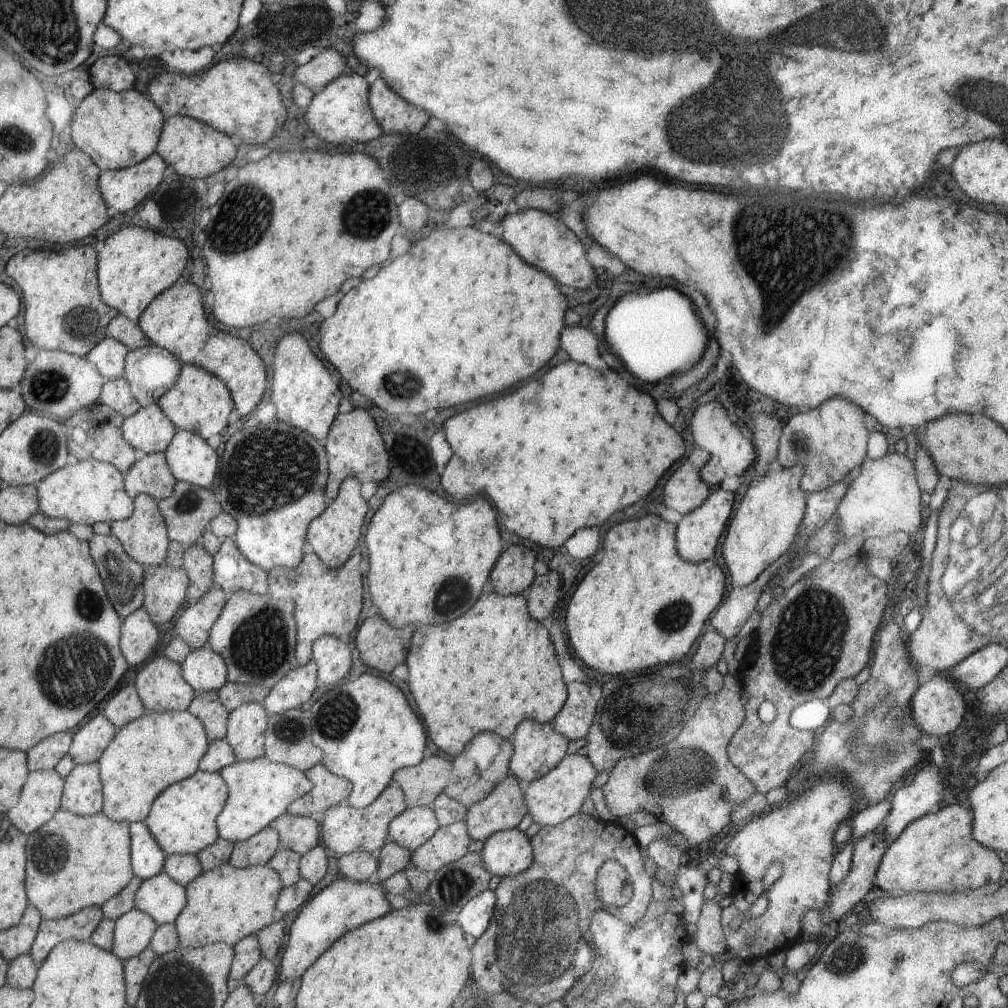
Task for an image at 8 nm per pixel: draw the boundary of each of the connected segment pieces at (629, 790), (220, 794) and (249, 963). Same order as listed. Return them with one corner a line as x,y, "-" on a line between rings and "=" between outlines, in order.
722,675
722,687
714,693
701,697
695,712
688,718
679,734
668,742
647,752
619,759
608,772
607,782
600,788
607,810
616,819
635,811
646,810
657,821
666,823
684,837
687,846
697,845
716,835
730,822
732,808
747,800
755,792
752,782
745,778
728,759
726,746
744,721
744,705
741,702
740,682
734,675
=
197,769
189,778
165,787
154,799
143,823
165,855
196,855
218,839
216,818
228,797
218,772
=
247,935
237,944
232,946
234,955
227,977
227,990
230,993
237,986
243,984
245,974
249,972
259,962
260,950
258,940
254,935

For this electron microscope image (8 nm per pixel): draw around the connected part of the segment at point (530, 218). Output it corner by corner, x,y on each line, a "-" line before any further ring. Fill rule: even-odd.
518,209
501,219
501,240
509,245
529,266
548,274
558,284
585,290
595,278
594,268
586,261
586,245
565,227
561,220
547,211

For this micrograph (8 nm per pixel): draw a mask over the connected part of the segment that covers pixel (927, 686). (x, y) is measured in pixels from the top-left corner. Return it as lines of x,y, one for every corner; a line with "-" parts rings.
948,673
934,675
910,698
910,715
918,730
936,737
953,732
965,714
961,692

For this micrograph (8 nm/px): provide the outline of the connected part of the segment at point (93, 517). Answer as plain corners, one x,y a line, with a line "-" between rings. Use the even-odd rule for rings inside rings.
95,459
77,461
48,474
35,484
38,492
38,510
54,519
67,519
70,523
122,521
133,512
134,499
124,489
124,475
109,463

